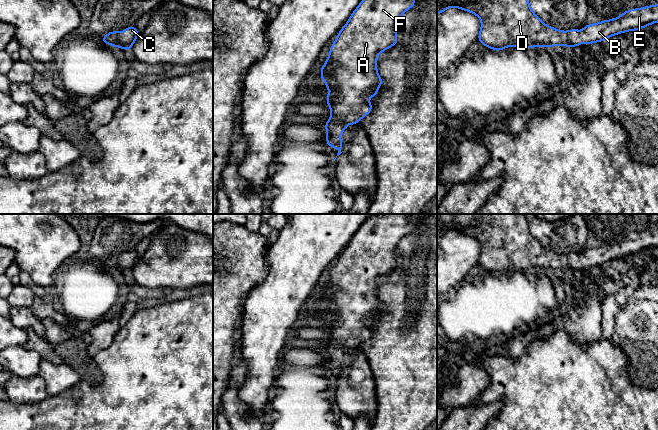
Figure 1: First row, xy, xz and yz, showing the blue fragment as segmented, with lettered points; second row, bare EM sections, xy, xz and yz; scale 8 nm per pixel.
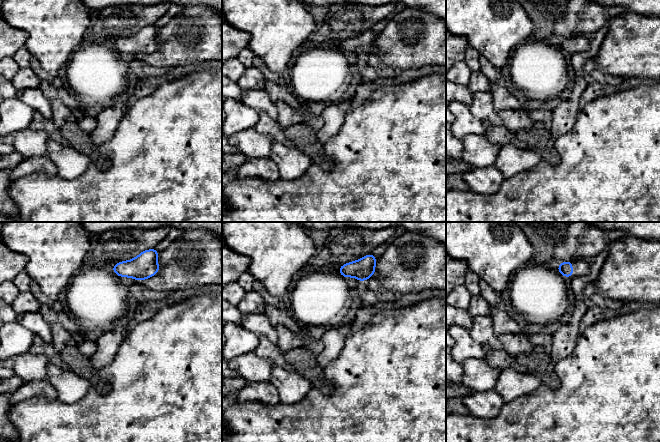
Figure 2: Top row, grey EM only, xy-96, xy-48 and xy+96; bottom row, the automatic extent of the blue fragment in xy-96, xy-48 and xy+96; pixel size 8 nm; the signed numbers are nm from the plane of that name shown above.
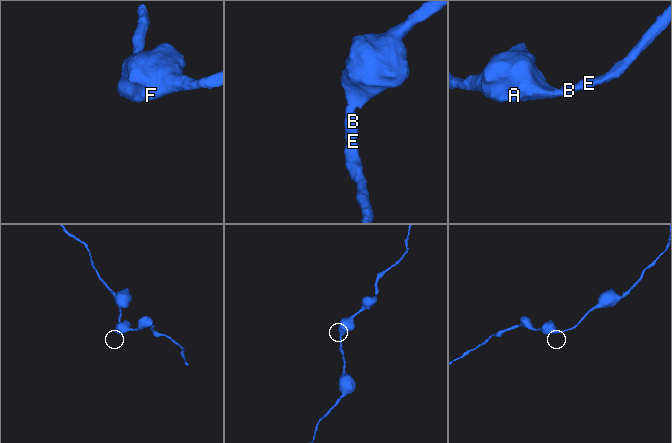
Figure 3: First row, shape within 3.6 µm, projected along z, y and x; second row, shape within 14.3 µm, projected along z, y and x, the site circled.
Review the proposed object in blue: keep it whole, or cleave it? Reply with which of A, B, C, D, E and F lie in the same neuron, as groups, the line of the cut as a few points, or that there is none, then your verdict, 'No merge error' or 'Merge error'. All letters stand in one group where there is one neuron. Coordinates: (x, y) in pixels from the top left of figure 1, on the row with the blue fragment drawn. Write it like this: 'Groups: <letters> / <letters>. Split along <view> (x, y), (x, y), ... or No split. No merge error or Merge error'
Groups: A B C D E F. No split. No merge error

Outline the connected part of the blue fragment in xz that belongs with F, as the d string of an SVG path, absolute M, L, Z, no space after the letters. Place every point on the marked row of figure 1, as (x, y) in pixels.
M362 0L331 45L329 57L320 69L320 78L329 89L325 101L331 109L330 120L324 123L328 135L325 143L338 150L336 158L342 153L343 141L339 134L345 132L345 125L358 125L372 111L373 104L366 99L375 97L378 86L384 84L377 73L377 55L398 44L396 22L415 4L416 0Z

